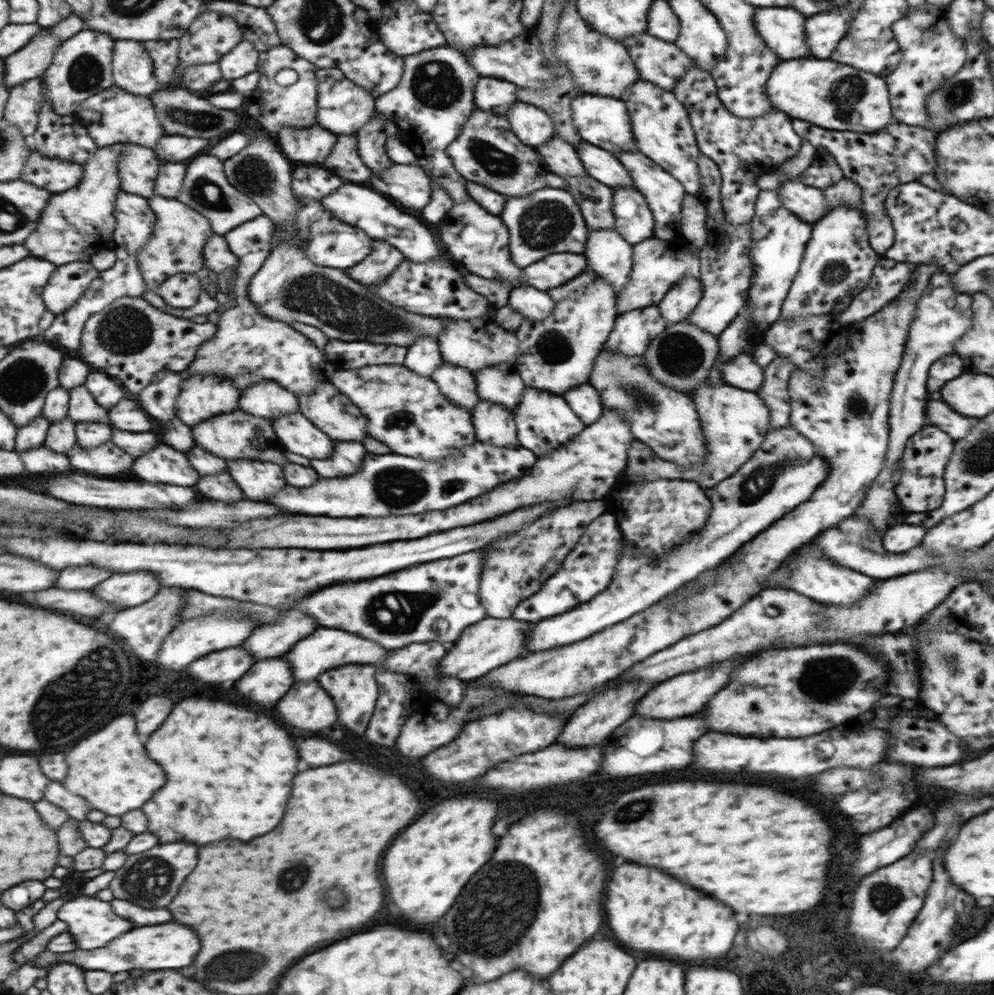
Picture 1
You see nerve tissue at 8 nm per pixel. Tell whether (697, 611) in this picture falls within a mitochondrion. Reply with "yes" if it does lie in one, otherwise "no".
yes

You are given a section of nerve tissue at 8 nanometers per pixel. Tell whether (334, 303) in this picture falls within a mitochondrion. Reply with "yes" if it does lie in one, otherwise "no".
yes

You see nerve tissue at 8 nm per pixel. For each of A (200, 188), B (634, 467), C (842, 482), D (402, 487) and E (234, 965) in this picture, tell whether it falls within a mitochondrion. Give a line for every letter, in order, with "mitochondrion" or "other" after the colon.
A: mitochondrion
B: other
C: other
D: mitochondrion
E: mitochondrion

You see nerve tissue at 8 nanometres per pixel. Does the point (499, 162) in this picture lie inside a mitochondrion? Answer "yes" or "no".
yes

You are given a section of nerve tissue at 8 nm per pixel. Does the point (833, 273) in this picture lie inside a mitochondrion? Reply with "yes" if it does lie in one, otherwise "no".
yes

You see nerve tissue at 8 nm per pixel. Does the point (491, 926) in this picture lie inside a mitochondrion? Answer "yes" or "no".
yes

